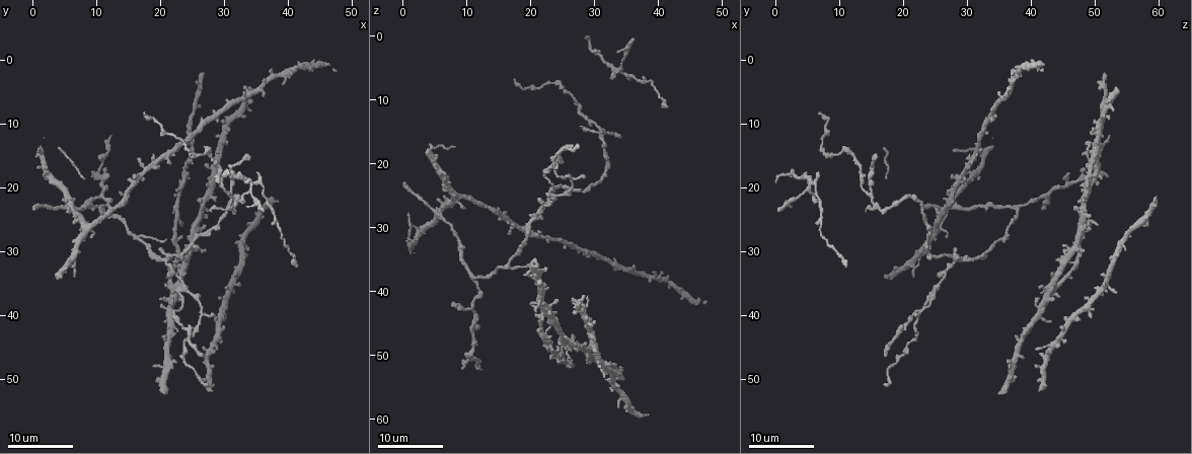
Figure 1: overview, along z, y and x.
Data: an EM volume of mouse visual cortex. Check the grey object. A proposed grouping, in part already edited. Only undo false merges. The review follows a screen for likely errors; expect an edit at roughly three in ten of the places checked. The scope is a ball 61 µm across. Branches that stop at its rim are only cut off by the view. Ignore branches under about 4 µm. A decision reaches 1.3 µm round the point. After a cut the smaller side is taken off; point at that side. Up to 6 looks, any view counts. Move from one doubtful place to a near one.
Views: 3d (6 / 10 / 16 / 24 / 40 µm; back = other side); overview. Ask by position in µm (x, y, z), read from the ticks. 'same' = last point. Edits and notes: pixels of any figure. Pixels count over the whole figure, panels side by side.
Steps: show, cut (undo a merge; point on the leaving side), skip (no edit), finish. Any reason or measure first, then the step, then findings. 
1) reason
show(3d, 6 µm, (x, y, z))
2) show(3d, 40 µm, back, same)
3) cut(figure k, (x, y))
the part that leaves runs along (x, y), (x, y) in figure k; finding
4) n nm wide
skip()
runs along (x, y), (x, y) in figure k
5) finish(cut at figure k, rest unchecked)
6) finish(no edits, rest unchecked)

side arm on a straight run
show(3d, 16 µm, (23.5, 36.0, 24.5))

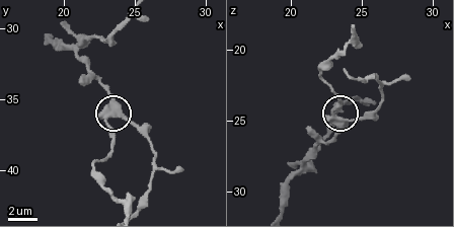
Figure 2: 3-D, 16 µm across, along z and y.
show(3d, 6 µm, (23.2, 36.0, 25.0))

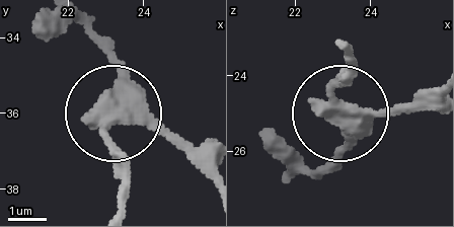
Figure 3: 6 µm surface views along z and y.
390 nm wide
skip()
runs along (76, 24), (122, 83), (108, 151), (122, 206) in figure 3; continuous, no second neuron

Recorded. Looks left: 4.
four-way junction
show(3d, 16 µm, (21.0, 32.0, 28.0))

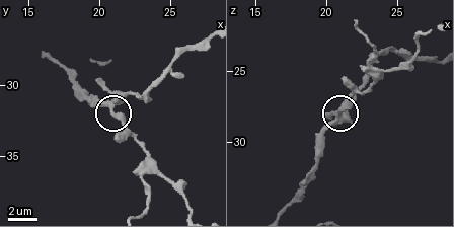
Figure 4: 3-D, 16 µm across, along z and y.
show(3d, 10 µm, (20.8, 31.6, 28.0))

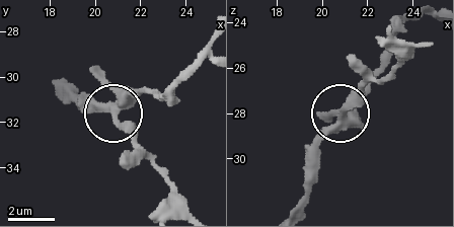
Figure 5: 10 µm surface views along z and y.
side arm 29 µm
skip()
runs along (301, 207), (312, 177), (316, 143), (369, 81) in figure 5; all the same neuron

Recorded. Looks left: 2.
three-way junction
show(3d, 24 µm, (11.0, 23.0, 38.0))

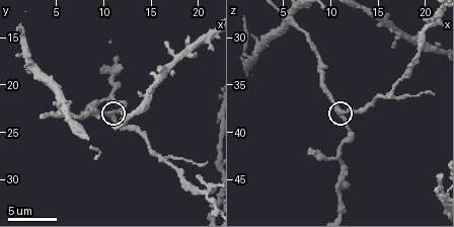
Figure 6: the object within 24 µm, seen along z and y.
show(3d, 10 µm, (11.0, 22.8, 37.8))

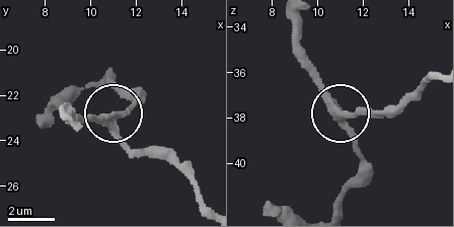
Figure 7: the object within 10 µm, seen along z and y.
3 arms
skip()
continuous, no second neuron

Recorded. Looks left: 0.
finish(no edits, rest unchecked)

